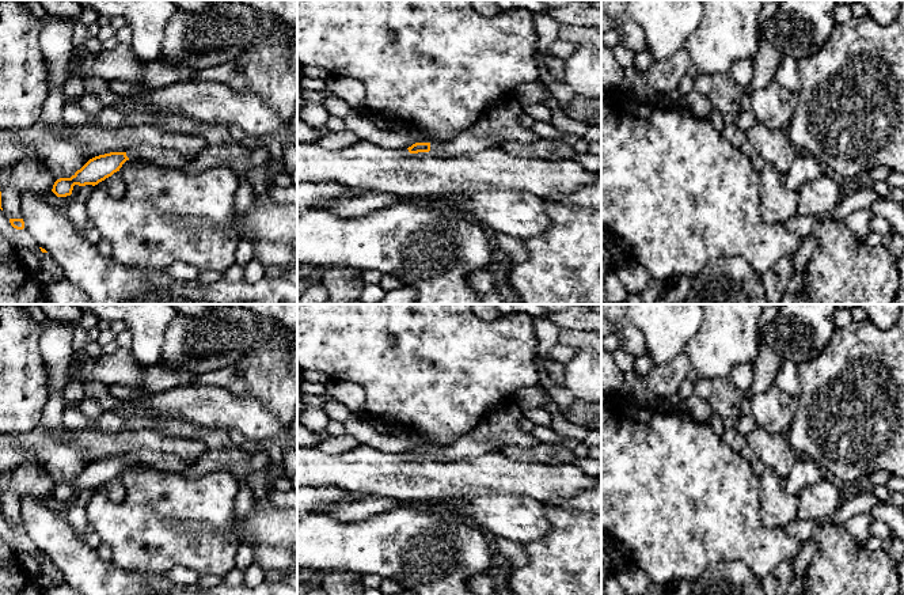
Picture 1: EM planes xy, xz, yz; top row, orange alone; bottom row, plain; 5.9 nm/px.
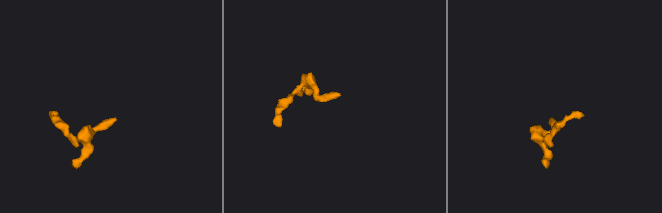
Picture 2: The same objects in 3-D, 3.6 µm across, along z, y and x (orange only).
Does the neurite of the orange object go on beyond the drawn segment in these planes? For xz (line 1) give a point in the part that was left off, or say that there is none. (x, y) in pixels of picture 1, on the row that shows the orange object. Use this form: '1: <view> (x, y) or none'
1: xz (500, 124)

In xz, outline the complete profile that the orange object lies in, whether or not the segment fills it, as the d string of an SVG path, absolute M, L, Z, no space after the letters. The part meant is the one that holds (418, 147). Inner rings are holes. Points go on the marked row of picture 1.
M508 96L495 102L470 128L448 143L415 143L409 147L410 154L447 152L451 155L483 151L491 147L502 147L508 141L536 144L540 139L531 128L521 126L519 117L523 114L520 103Z

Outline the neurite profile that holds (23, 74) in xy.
M0 0L0 130L34 125L48 101L50 87L39 34L41 20L22 0Z

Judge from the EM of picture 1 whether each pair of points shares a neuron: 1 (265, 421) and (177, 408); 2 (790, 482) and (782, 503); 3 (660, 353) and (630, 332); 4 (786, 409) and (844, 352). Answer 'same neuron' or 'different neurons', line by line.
1: same neuron
2: different neurons
3: different neurons
4: different neurons

